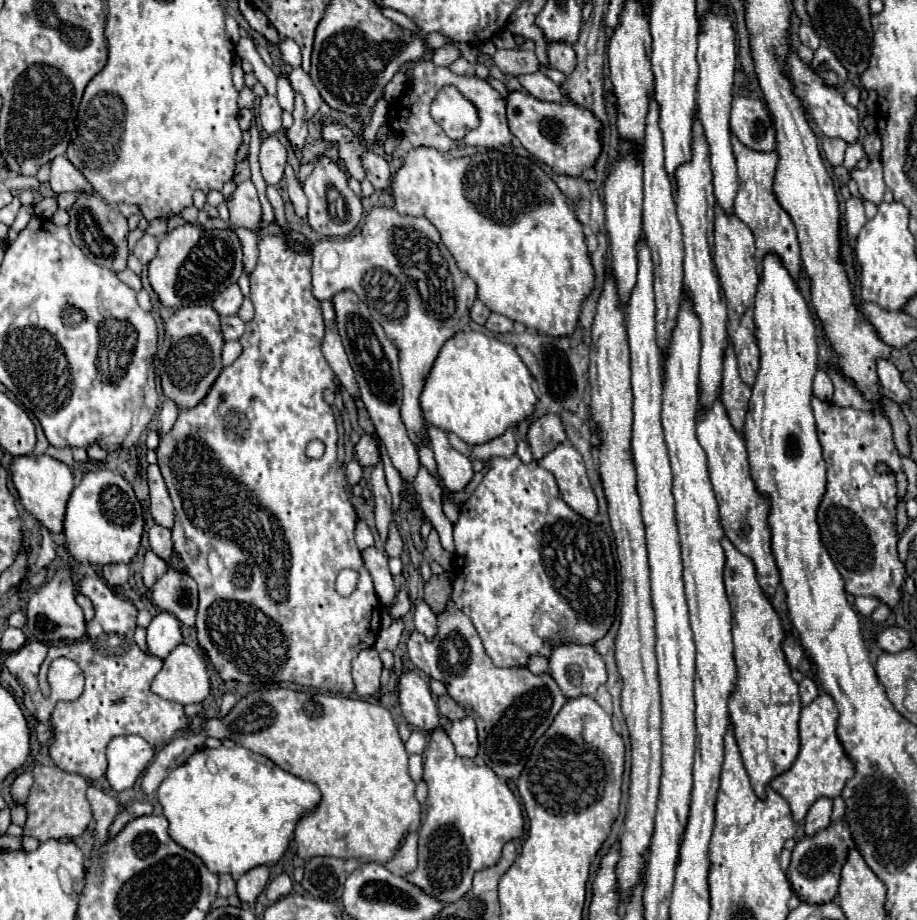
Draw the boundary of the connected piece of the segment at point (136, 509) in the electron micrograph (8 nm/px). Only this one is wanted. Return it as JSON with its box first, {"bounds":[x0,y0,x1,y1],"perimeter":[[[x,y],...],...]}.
{"bounds":[64,470,142,566],"perimeter":[[[112,470],[84,472],[78,486],[74,486],[64,516],[66,552],[76,562],[90,562],[106,566],[112,562],[128,564],[140,546],[142,536],[142,506],[132,486]]]}

